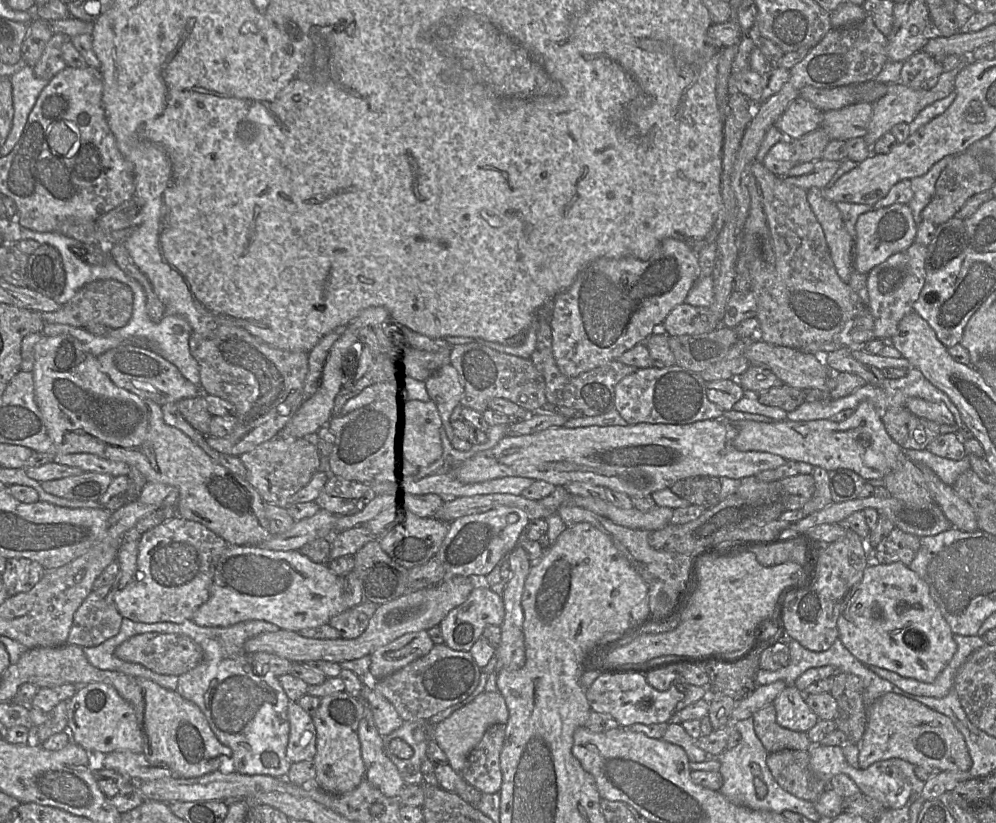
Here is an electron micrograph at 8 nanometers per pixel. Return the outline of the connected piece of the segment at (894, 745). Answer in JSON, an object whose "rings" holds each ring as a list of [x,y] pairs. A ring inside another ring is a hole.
{"rings":[[[886,693],[866,709],[866,727],[859,745],[859,767],[900,758],[914,766],[930,766],[942,771],[969,771],[972,759],[963,735],[950,718],[924,704],[895,693]]]}

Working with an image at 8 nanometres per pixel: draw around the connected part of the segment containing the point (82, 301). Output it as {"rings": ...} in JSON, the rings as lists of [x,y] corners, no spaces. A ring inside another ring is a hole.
{"rings":[[[111,279],[96,280],[84,285],[57,311],[40,313],[44,323],[68,324],[85,328],[100,324],[111,329],[121,328],[128,323],[133,311],[133,292],[131,288]]]}

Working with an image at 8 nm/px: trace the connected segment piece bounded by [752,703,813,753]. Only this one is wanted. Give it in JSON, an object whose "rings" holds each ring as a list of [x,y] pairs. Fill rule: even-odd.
{"rings":[[[773,703],[756,711],[752,718],[755,733],[768,753],[782,750],[810,751],[813,746],[807,733],[789,730],[777,723]]]}

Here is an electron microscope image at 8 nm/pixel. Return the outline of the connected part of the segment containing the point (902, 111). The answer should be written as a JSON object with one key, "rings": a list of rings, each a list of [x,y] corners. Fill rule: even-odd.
{"rings":[[[957,66],[953,70],[942,72],[936,85],[929,90],[913,89],[901,83],[888,85],[888,92],[872,104],[873,111],[868,132],[863,137],[866,144],[871,148],[875,142],[884,134],[889,132],[893,126],[899,123],[909,124],[925,107],[954,92],[955,78],[962,67],[963,66]]]}

